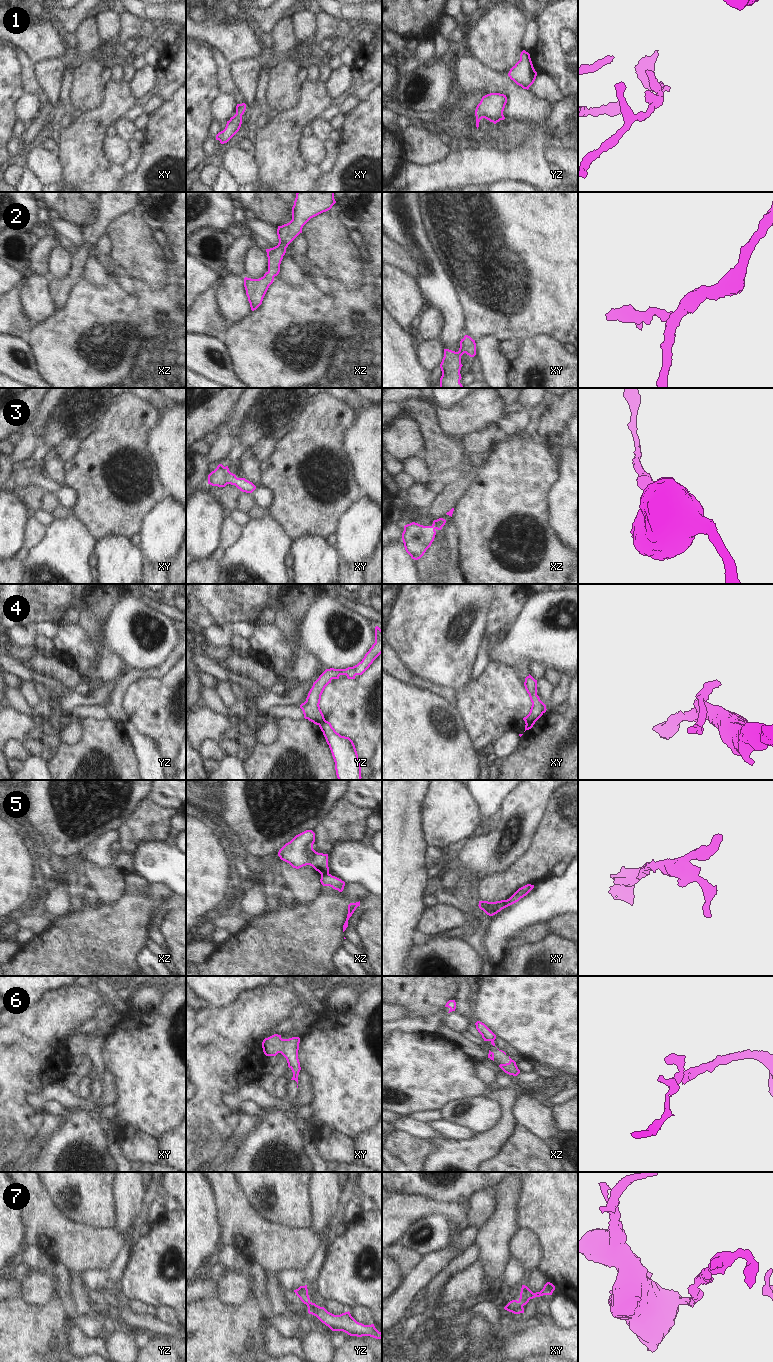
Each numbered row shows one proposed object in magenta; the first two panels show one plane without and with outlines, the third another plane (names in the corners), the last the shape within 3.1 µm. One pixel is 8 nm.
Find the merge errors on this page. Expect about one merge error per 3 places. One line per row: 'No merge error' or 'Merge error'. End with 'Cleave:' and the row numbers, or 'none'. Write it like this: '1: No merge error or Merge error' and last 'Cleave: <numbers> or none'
1: No merge error
2: No merge error
3: No merge error
4: Merge error
5: Merge error
6: Merge error
7: No merge error
Cleave: 4, 5, 6

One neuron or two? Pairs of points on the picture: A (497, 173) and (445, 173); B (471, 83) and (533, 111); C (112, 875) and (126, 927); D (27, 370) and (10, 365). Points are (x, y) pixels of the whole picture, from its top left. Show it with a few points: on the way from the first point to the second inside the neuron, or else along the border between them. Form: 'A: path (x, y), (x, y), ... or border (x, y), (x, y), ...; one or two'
A: path (484, 173), (458, 173); one
B: path (486, 83), (501, 83), (518, 97); one
C: border (127, 886), (120, 898), (102, 904); two
D: path (23, 369), (19, 365), (14, 365); one

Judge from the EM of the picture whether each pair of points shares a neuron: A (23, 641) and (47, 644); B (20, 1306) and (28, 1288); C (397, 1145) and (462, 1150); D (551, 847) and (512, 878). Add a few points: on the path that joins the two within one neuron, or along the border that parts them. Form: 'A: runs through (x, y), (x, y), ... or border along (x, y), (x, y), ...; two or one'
A: border along (52, 639), (38, 635), (34, 645); two
B: border along (20, 1297), (31, 1304), (46, 1303); two
C: border along (430, 1140), (435, 1149), (424, 1161); two
D: runs through (541, 857), (522, 873); one

